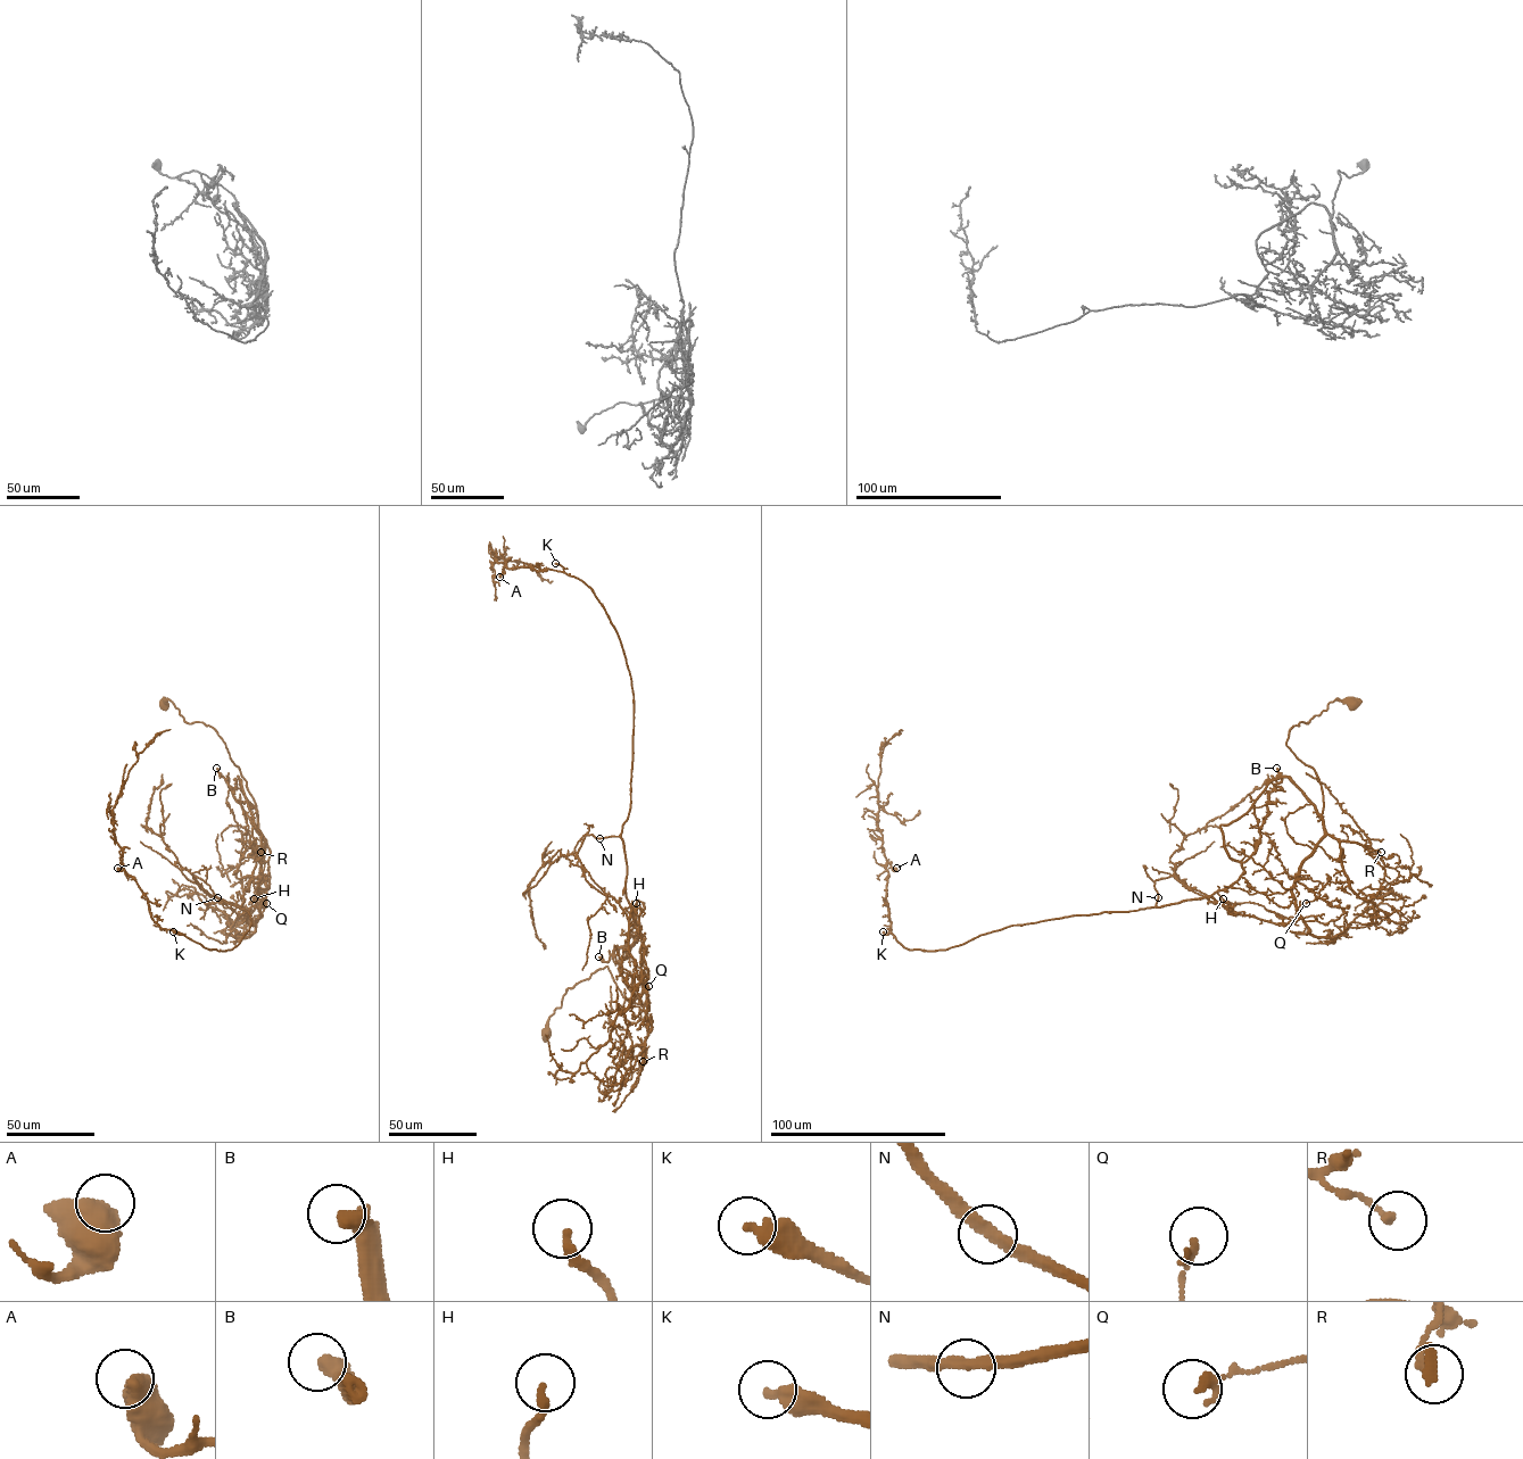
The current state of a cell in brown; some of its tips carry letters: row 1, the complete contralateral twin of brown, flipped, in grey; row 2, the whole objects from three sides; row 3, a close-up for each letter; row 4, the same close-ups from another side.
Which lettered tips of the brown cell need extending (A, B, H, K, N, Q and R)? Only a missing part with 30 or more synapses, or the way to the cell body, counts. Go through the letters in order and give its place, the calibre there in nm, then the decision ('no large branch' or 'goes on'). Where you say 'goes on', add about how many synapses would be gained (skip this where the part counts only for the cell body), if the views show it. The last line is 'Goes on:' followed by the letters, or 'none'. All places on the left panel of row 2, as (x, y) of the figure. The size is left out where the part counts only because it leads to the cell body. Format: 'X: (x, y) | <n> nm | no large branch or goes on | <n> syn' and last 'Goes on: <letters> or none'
A: (117, 868) | 650 nm | no large branch
B: (216, 768) | 480 nm | goes on | 450 syn
H: (254, 898) | 220 nm | goes on | 35 syn
K: (173, 931) | 400 nm | no large branch
N: (217, 897) | 300 nm | no large branch
Q: (266, 903) | 200 nm | no large branch
R: (261, 852) | 200 nm | no large branch
Goes on: B, H

